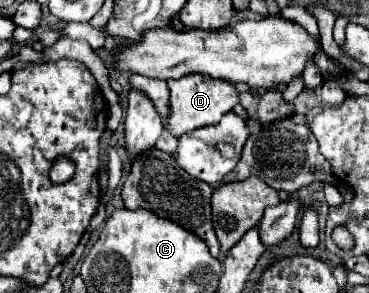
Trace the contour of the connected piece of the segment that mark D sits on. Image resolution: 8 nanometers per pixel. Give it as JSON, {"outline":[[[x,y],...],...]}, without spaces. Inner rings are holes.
{"outline":[[[189,74],[179,80],[171,80],[167,84],[171,88],[171,96],[169,96],[169,114],[163,120],[163,124],[165,124],[165,130],[171,132],[175,138],[181,138],[183,134],[187,134],[199,126],[217,124],[221,120],[221,116],[227,114],[239,102],[235,86],[231,82],[213,80],[203,74]]]}

